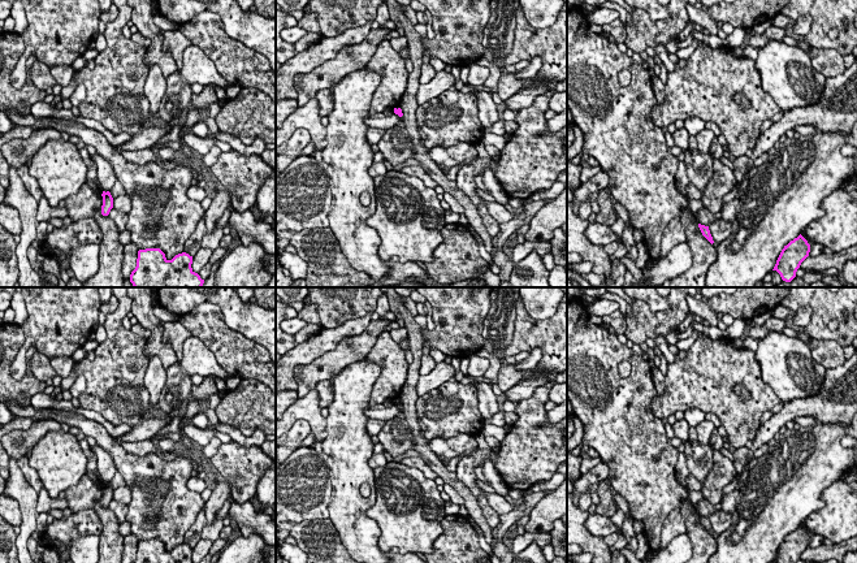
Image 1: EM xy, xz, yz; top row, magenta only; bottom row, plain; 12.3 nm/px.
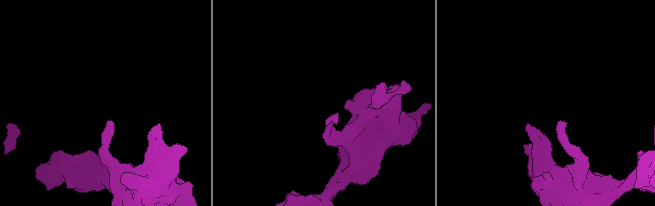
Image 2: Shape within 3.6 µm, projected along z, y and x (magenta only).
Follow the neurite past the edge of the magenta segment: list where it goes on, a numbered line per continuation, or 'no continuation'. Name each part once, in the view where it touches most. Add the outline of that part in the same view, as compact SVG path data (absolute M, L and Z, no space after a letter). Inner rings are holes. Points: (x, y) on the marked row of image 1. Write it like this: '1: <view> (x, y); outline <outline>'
no continuation

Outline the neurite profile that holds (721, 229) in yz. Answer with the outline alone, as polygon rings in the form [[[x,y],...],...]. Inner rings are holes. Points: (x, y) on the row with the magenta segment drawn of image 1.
[[[718,218],[715,222],[709,225],[710,234],[713,237],[713,246],[717,247],[722,241],[724,241],[732,231],[732,224],[723,218]]]

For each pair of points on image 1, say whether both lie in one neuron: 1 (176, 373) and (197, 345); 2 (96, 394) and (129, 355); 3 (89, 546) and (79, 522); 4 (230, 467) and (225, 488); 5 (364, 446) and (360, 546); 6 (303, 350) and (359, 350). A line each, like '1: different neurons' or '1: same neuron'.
1: different neurons
2: same neuron
3: same neuron
4: different neurons
5: same neuron
6: different neurons

